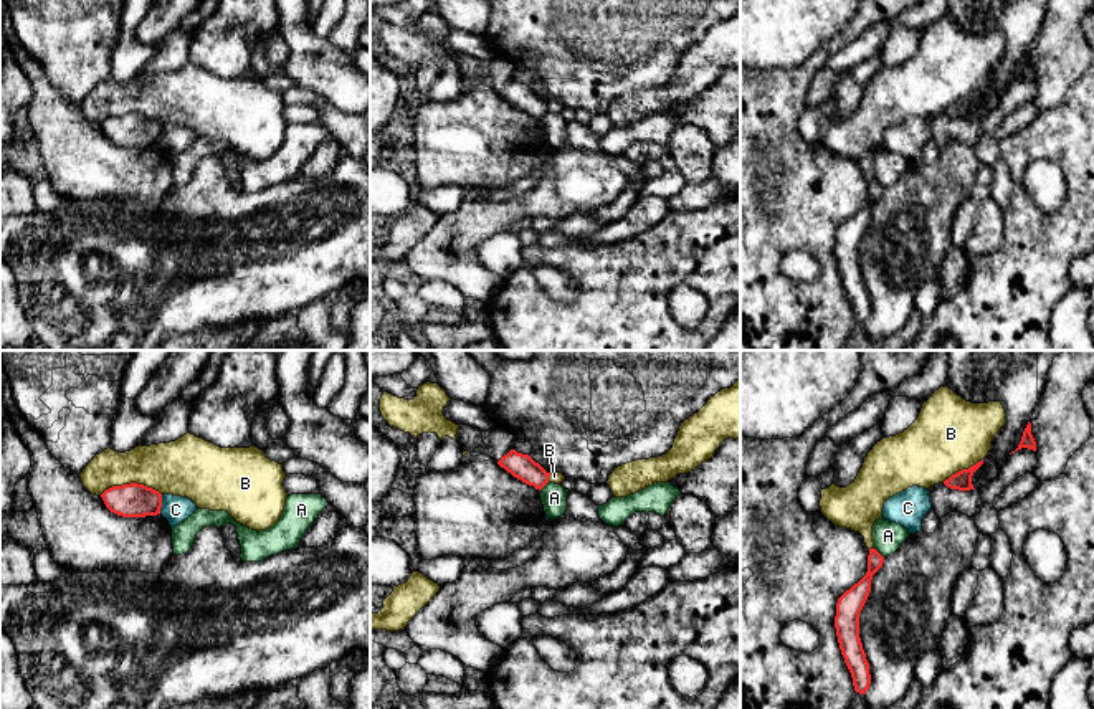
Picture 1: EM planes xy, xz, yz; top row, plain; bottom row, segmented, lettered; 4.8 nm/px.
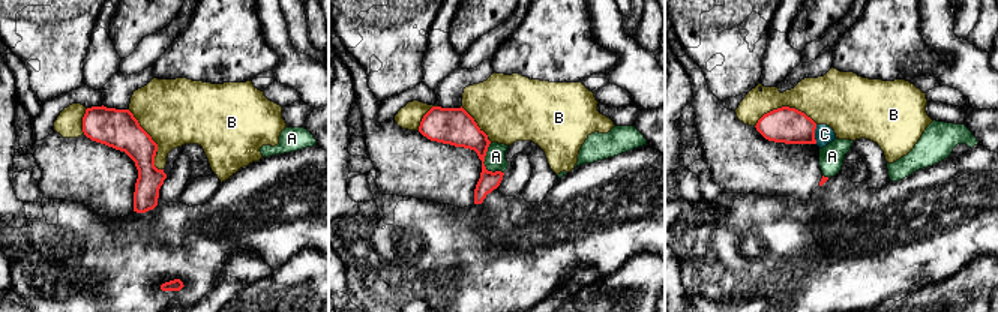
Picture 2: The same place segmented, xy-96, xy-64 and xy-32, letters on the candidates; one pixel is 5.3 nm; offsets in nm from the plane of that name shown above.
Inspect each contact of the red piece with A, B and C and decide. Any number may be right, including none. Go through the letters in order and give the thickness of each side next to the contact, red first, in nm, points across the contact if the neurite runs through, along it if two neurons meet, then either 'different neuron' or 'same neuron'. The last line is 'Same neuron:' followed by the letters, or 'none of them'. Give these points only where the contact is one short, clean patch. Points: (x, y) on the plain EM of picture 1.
A: 100 nm thick on the red side, 150 nm on the other; border along yz (875, 177), (883, 187); different neuron
B: 160 nm thick on the red side, 260 nm on the other; different neuron
C: 160 nm thick on the red side, 140 nm on the other; different neuron
Same neuron: none of them

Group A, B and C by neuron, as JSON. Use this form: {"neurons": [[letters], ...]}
{"neurons": [["A"], ["B", "C"]]}

